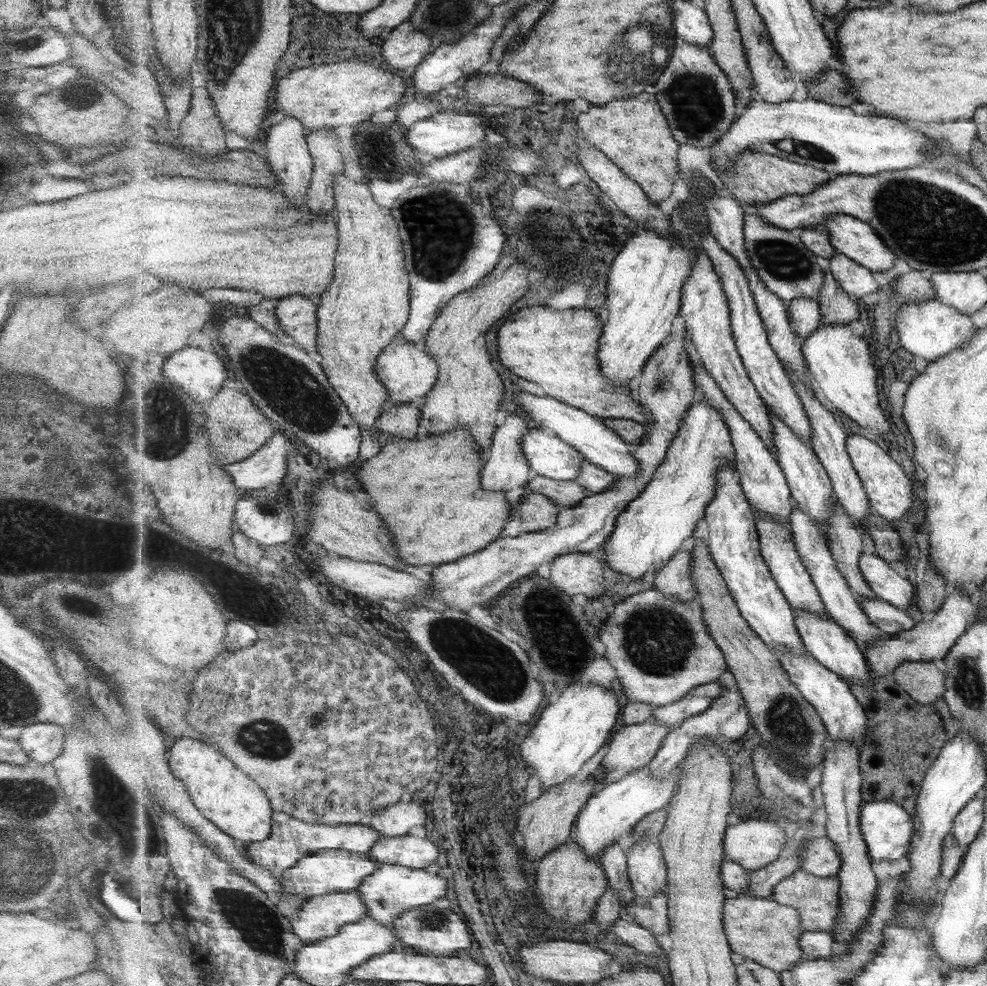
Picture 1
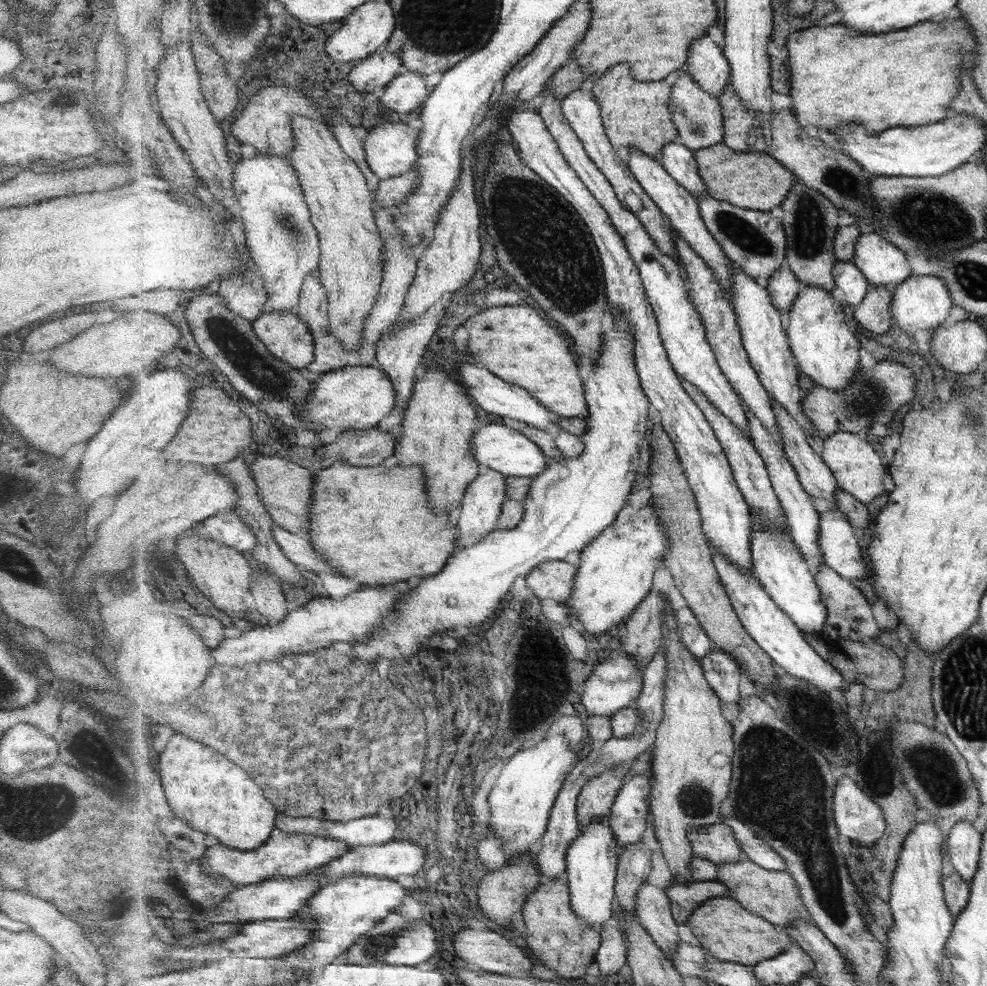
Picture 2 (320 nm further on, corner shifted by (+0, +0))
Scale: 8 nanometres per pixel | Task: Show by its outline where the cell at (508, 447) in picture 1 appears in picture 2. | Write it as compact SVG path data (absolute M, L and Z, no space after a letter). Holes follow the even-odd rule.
M487 470L469 485L461 501L456 528L461 536L483 536L499 528L504 502L508 499L506 475Z

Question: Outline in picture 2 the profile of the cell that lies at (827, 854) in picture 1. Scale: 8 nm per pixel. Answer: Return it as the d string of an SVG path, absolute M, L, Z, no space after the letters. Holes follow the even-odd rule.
M725 816L721 818L721 823L732 827L733 834L736 835L737 842L740 842L741 850L744 851L746 858L751 859L767 870L786 870L786 860L772 846L769 846L766 840L757 836L745 822L741 822L735 816L729 816L728 818Z

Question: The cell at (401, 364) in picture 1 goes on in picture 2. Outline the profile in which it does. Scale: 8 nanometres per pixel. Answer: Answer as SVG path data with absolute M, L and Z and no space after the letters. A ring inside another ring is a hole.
M347 366L333 370L315 380L312 395L298 417L304 422L312 422L323 430L322 439L327 444L347 430L367 430L375 428L389 412L393 412L396 403L396 387L393 381L380 367Z

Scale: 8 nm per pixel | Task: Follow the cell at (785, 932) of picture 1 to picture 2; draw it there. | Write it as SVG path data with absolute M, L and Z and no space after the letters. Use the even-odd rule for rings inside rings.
M713 897L696 907L686 924L700 944L719 960L753 965L775 958L794 944L786 928L773 925L761 915L753 914L736 899Z

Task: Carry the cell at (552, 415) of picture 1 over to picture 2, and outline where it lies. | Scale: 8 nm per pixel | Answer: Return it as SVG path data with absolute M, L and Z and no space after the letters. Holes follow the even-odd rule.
M467 361L465 364L457 366L458 381L468 388L468 393L478 406L484 409L488 414L496 414L503 418L503 423L513 427L528 435L529 438L536 442L545 455L555 460L567 460L562 450L557 446L555 435L561 432L560 421L557 414L543 406L533 395L525 388L517 384L507 384L501 378L497 378L487 368L476 364L474 361Z

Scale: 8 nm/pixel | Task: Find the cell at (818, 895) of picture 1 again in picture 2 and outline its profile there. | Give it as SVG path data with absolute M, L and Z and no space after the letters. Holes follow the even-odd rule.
M749 858L737 862L719 863L718 880L728 886L725 897L736 899L753 914L761 915L775 926L788 929L796 922L813 922L812 914L800 895L800 887L790 872L767 870Z

